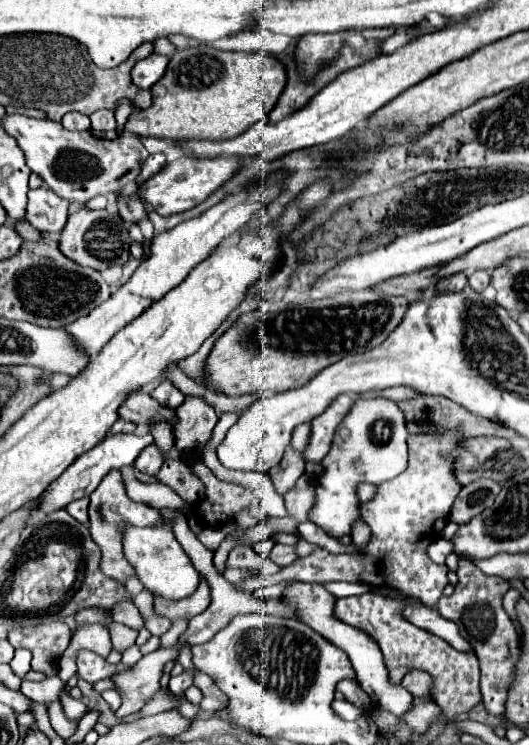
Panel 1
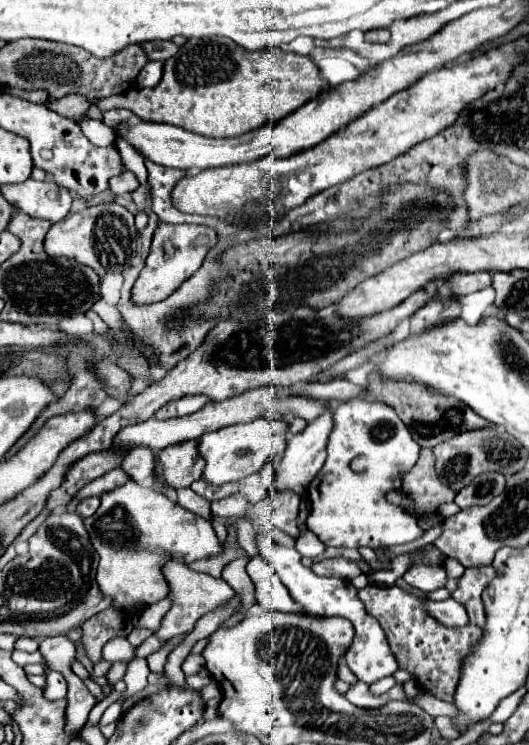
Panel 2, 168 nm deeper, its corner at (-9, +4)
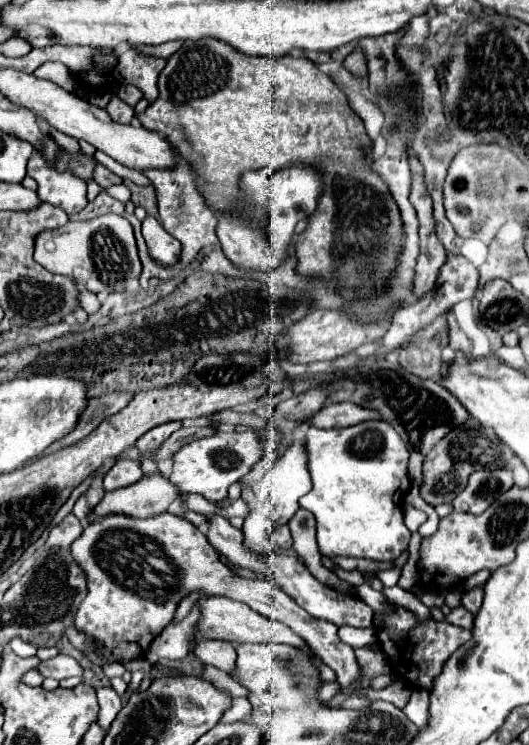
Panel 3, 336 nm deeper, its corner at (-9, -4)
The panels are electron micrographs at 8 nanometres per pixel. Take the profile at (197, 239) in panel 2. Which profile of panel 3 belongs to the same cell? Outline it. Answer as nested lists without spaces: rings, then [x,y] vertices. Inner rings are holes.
[[[146,216],[146,220],[142,222],[142,234],[148,244],[148,252],[156,262],[174,264],[178,260],[182,244],[174,236],[166,234],[166,230],[156,218]]]

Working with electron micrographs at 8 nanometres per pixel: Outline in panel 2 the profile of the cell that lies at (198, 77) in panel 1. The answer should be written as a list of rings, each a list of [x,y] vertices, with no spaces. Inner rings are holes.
[[[190,38],[174,58],[168,58],[164,62],[164,76],[158,86],[132,88],[126,94],[104,98],[98,102],[98,108],[102,112],[110,108],[128,108],[144,122],[174,124],[184,130],[212,138],[234,138],[264,124],[274,124],[282,120],[286,114],[300,108],[326,86],[328,84],[320,80],[318,68],[308,56],[284,52],[280,48],[270,48],[264,52],[246,52],[240,46],[234,46],[234,42],[230,42],[228,38]]]

